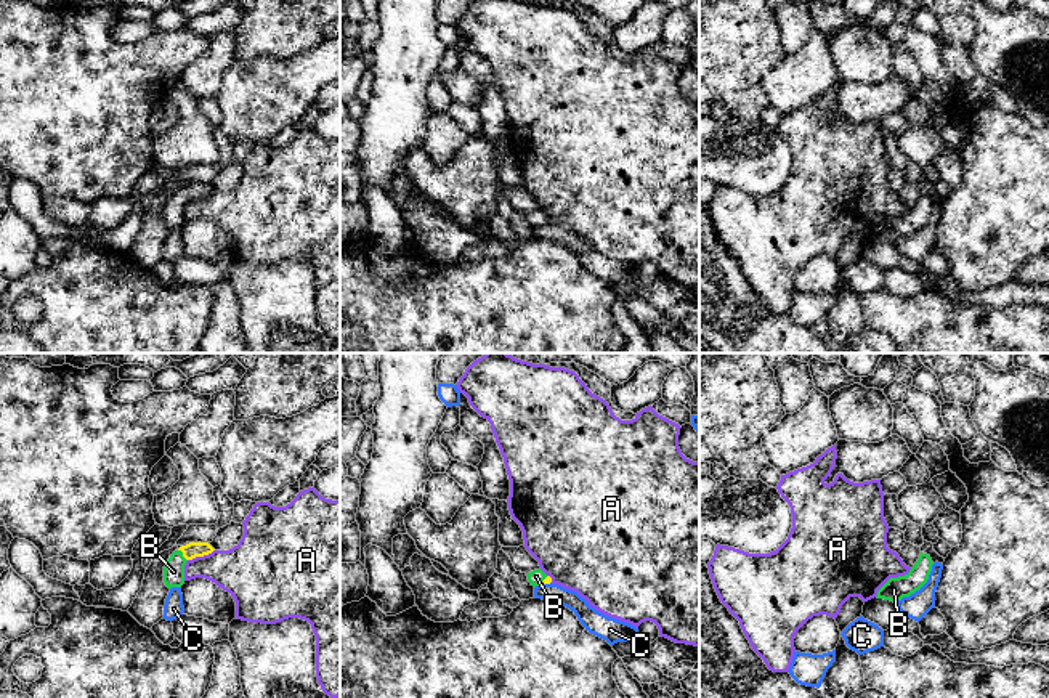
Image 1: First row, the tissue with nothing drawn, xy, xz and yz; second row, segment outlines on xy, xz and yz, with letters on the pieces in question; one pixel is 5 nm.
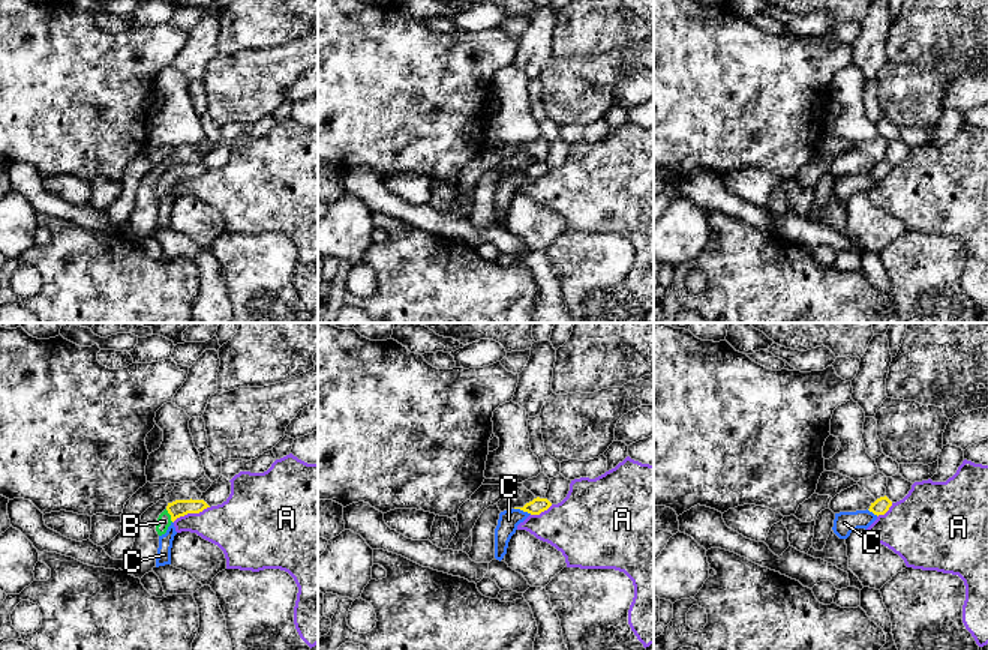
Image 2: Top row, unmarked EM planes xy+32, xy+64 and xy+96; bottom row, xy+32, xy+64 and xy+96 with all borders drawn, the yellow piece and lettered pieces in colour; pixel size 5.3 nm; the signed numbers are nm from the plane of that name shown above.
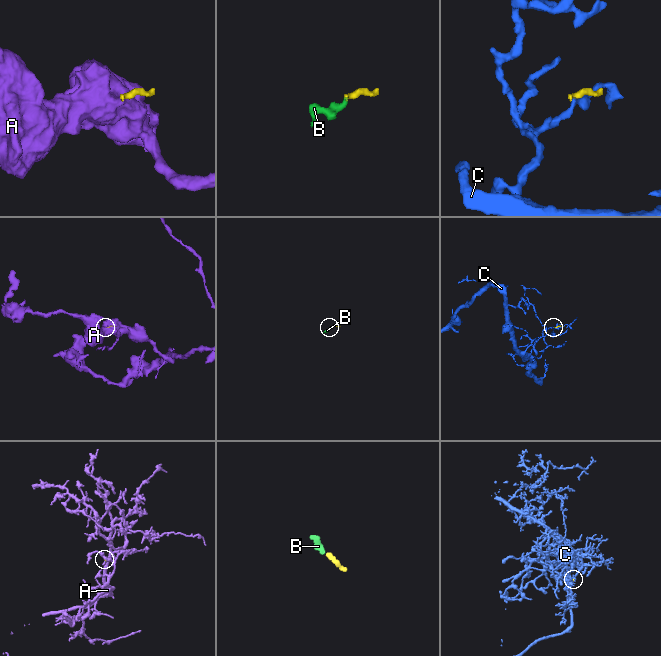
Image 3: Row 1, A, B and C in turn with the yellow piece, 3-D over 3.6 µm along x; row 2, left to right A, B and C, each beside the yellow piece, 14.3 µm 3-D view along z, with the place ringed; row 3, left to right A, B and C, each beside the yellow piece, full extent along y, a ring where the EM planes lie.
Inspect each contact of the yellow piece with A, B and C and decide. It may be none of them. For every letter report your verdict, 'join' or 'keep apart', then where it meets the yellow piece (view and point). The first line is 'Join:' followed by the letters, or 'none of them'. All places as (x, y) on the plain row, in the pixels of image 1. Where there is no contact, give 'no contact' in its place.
Join: B
A: keep apart; contact xy (201, 196)
B: join; contact xy (183, 196)
C: keep apart; contact xz (546, 223)

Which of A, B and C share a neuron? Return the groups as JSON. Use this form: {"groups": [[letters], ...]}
{"groups": [["A"], ["B"], ["C"]]}

